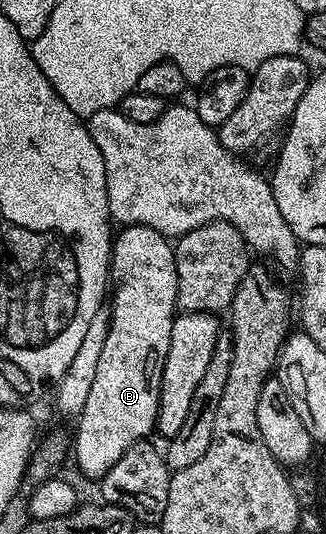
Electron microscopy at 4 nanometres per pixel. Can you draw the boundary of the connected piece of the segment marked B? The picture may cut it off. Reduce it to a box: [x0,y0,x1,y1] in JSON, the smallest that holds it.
[73,224,177,478]

